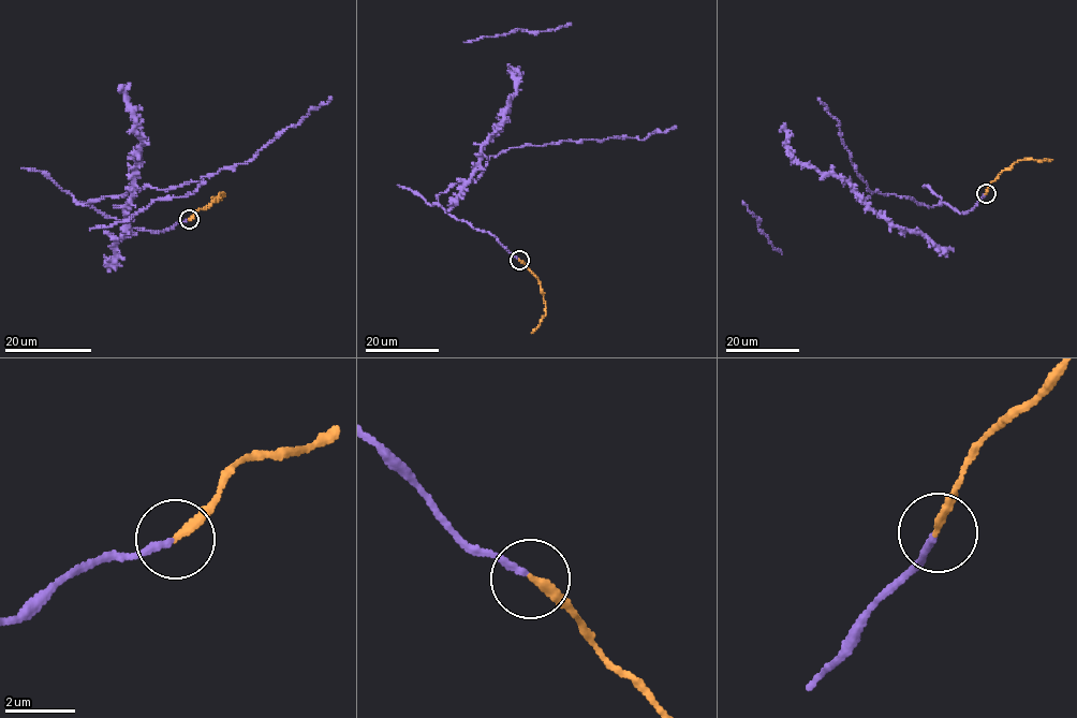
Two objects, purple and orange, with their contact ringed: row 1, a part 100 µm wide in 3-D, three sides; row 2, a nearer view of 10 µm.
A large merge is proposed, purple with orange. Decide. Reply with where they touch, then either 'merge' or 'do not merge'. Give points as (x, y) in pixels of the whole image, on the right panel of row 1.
(986, 193) | merge

